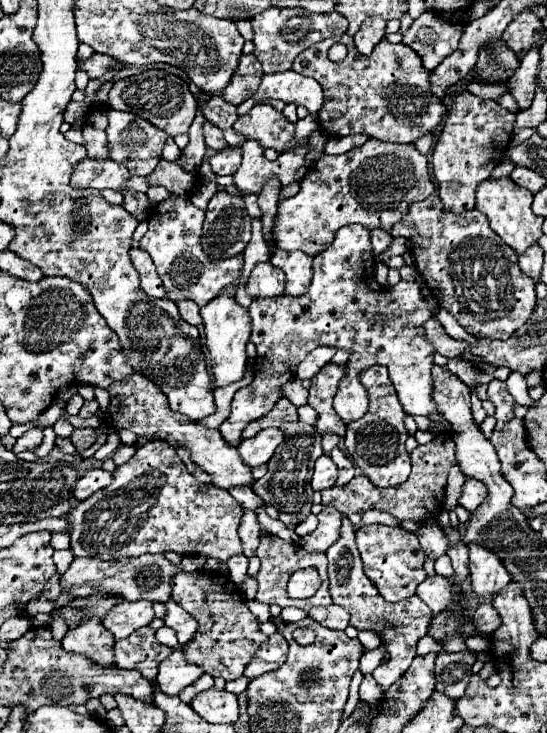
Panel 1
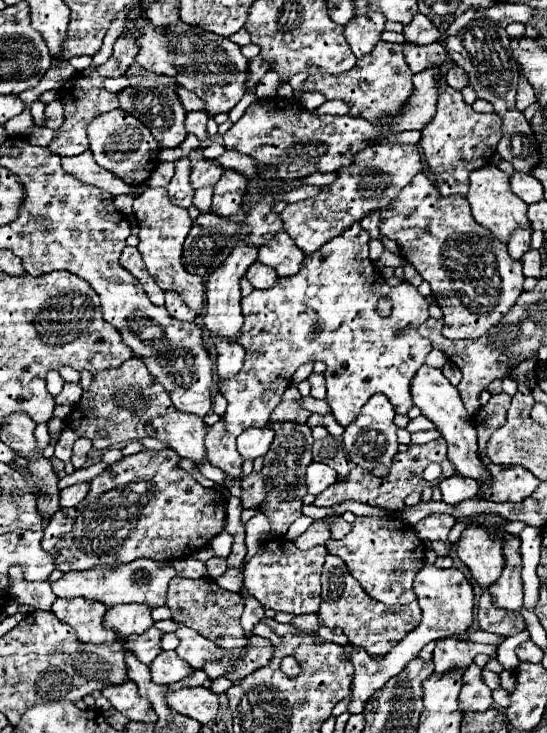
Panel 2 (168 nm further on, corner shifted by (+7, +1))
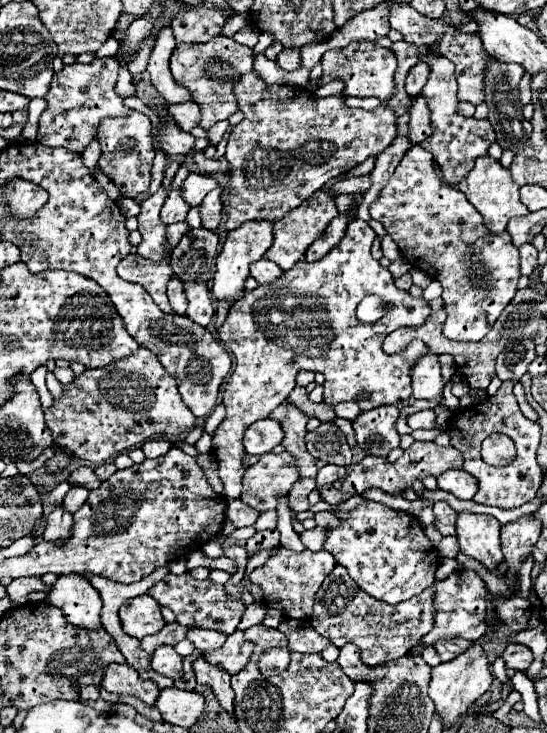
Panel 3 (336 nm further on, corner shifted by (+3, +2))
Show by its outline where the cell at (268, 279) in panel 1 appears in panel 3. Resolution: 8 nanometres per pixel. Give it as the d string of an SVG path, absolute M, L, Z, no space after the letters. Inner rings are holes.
M265 258L257 260L251 264L251 276L259 282L259 284L265 284L265 282L275 282L279 276L281 276L281 268L275 264L275 262L269 262Z

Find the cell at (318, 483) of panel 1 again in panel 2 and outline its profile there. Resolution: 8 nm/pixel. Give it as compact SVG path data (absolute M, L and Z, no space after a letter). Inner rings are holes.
M311 463L307 467L305 483L307 483L307 491L311 495L319 495L323 489L333 485L335 481L337 481L337 473L329 465L325 465L325 463Z

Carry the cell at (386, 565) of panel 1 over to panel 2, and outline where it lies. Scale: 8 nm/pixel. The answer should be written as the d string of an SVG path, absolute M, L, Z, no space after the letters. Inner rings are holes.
M357 517L353 531L341 541L331 539L327 551L345 561L351 575L375 601L385 605L405 605L415 601L413 577L425 565L425 545L415 535L413 527L399 517Z

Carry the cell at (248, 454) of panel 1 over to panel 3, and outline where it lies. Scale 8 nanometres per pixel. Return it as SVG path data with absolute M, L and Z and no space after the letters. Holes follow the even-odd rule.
M273 418L257 420L255 424L251 424L245 430L245 436L243 436L245 450L249 454L257 454L257 456L261 456L265 452L271 452L277 444L281 444L281 440L283 440L281 424Z

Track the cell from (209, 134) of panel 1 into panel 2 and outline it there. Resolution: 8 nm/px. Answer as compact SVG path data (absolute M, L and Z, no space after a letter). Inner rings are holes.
M203 111L187 113L187 121L185 121L187 133L197 135L197 139L199 139L201 143L207 143L207 139L209 139L209 135L207 135L207 119L209 119L209 115L203 113Z

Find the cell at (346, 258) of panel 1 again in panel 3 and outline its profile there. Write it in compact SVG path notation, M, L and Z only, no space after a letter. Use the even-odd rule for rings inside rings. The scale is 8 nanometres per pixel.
M355 220L347 226L345 238L341 244L337 244L325 258L309 264L305 260L297 262L293 270L285 270L277 282L269 282L265 286L257 286L255 290L247 292L237 306L231 306L227 320L219 326L219 340L225 344L225 348L235 356L235 368L229 376L229 382L225 386L225 408L227 416L219 424L215 436L213 436L213 456L219 464L219 476L225 484L225 498L235 500L241 494L241 478L247 470L243 466L241 456L245 454L243 448L243 432L257 420L267 418L295 388L295 376L301 370L311 370L311 372L321 372L325 376L325 402L327 404L339 404L345 400L353 400L357 392L369 390L371 400L359 400L359 408L363 412L385 406L385 404L395 404L399 410L409 404L411 396L411 366L413 362L427 352L425 342L421 340L411 340L405 350L397 354L385 354L381 344L385 336L401 326L423 326L427 316L431 314L429 304L425 298L413 298L409 292L399 290L393 284L393 276L387 268L379 264L371 256L371 244L375 240L375 232L365 220ZM377 294L387 302L393 302L393 310L383 316L375 324L363 324L357 320L357 304L369 296Z

